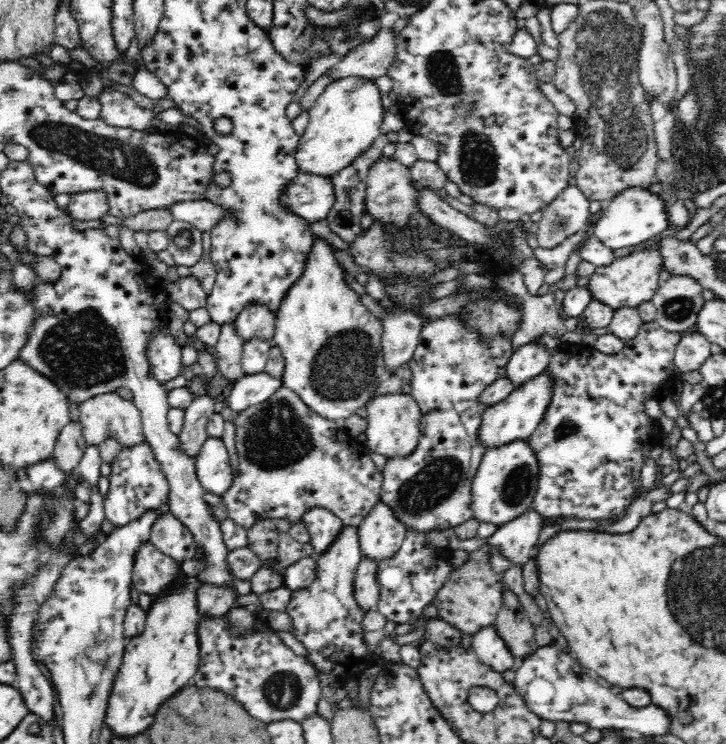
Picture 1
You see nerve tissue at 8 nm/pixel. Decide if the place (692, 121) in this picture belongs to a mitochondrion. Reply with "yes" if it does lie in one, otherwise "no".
yes

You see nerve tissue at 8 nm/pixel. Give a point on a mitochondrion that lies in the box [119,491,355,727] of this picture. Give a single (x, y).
(283, 690)

